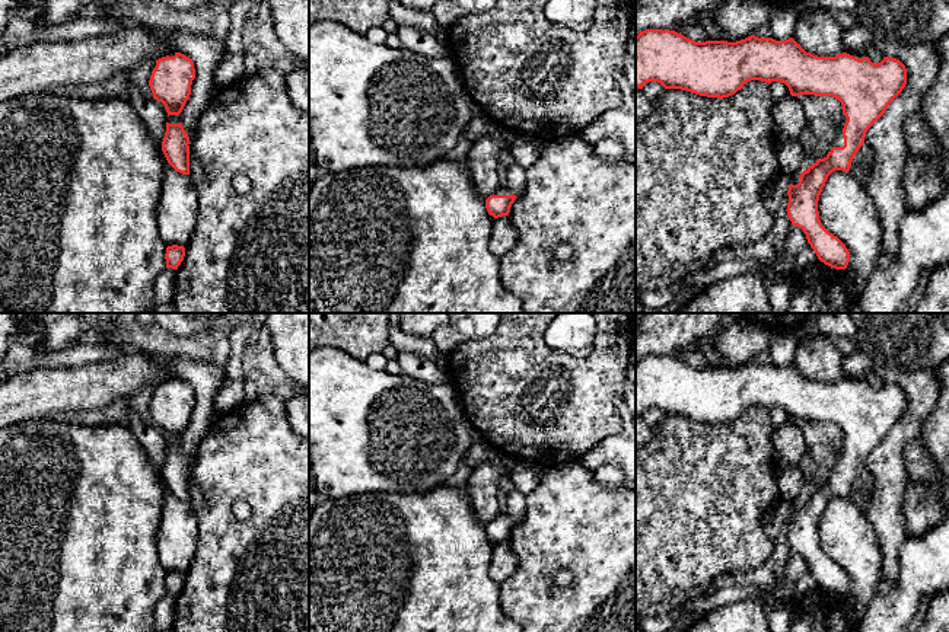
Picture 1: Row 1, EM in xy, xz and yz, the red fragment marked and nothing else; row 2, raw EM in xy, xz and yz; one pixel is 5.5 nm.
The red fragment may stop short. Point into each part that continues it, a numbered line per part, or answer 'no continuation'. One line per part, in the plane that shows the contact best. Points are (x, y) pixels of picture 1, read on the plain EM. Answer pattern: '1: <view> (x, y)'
1: yz (838, 466)

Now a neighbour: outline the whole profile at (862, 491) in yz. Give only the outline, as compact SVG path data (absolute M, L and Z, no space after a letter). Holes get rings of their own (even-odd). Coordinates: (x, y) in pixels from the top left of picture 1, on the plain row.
M864 469L856 479L848 498L856 504L857 508L866 513L873 497L873 489L873 475L867 469Z

